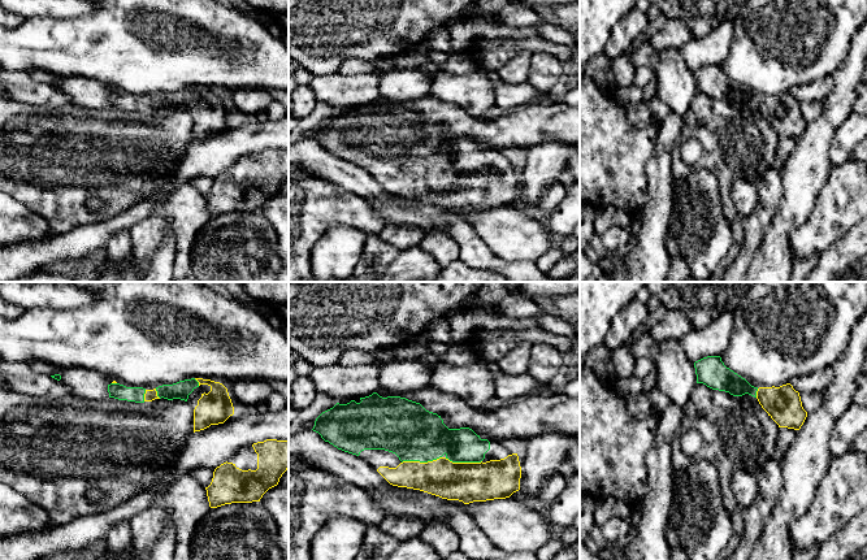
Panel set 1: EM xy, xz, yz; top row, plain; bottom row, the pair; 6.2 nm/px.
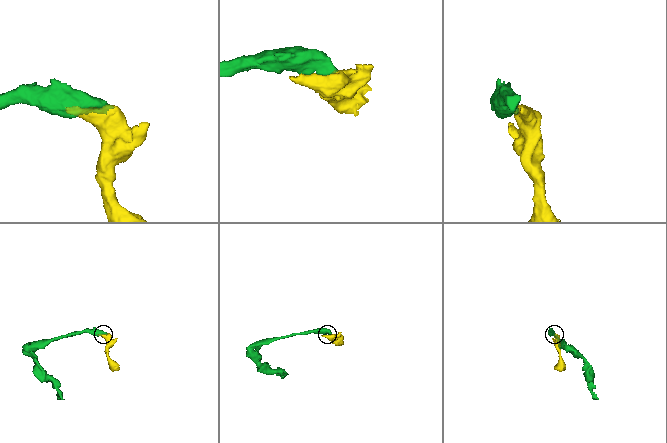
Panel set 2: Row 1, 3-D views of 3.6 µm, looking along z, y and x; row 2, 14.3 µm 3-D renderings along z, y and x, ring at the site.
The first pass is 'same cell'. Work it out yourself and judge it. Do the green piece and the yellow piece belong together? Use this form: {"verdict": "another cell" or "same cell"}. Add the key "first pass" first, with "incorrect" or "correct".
{"first pass": "correct", "verdict": "same cell"}

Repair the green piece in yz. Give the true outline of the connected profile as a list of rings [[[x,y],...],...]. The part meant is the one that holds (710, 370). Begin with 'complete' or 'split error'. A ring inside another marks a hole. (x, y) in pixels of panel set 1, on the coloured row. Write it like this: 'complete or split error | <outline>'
split error | [[[707,356],[694,363],[697,383],[733,396],[749,394],[758,399],[762,408],[779,425],[799,430],[807,412],[802,407],[799,392],[790,383],[780,387],[754,387],[745,378],[724,365],[720,356]]]

